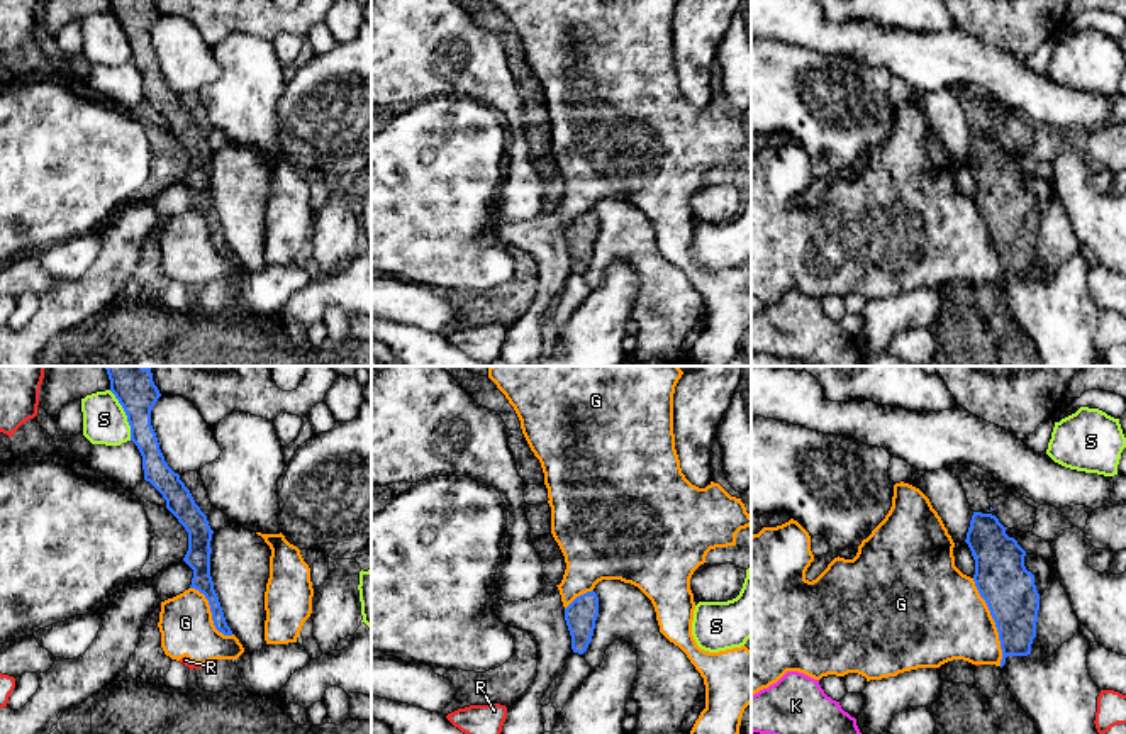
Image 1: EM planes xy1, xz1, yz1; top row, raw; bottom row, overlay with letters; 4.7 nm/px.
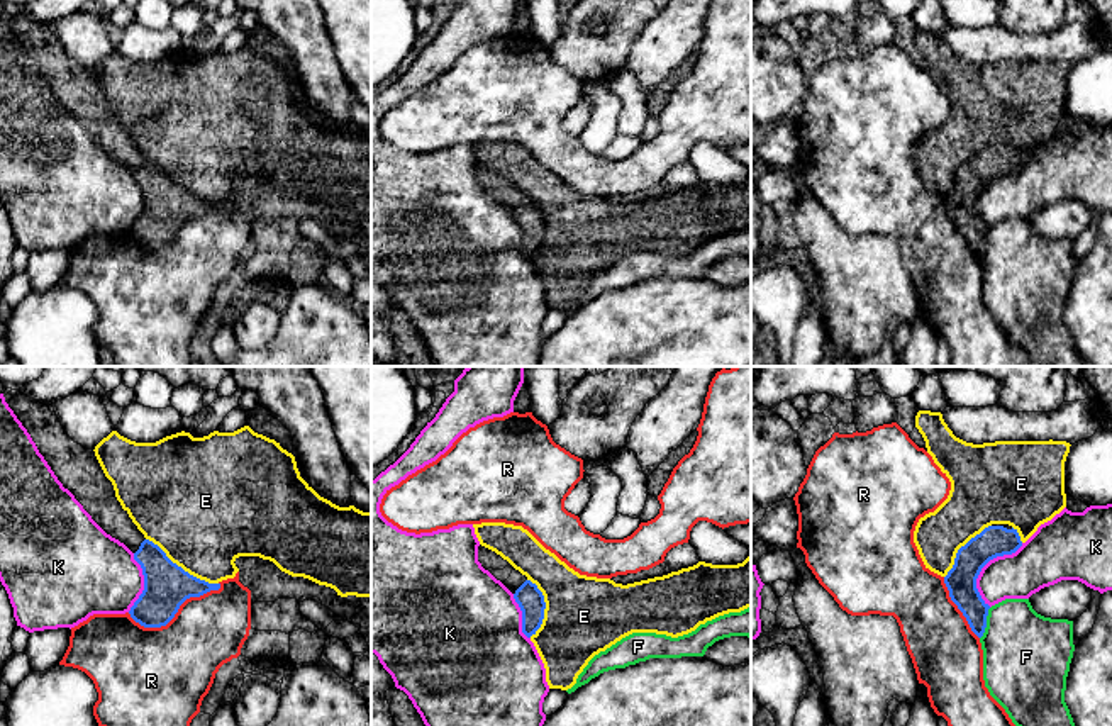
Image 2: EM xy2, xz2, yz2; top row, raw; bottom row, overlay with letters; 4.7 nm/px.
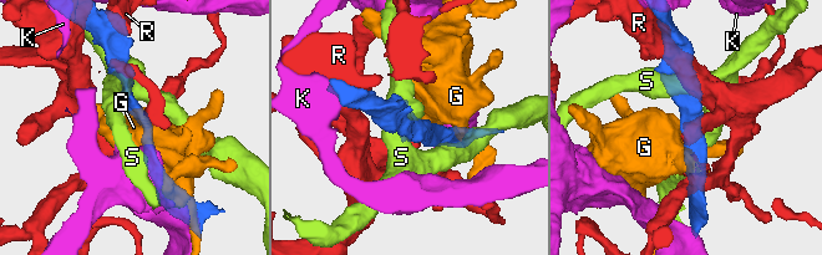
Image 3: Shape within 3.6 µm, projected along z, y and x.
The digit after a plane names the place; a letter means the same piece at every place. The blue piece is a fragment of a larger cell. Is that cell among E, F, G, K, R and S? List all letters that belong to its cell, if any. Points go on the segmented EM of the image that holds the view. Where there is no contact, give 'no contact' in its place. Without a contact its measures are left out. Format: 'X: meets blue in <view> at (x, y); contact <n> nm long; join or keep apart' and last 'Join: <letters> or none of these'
E: meets blue in xy2 at (180, 567); contact 400 nm long; keep apart
F: meets blue in yz2 at (985, 623); contact 160 nm long; keep apart
G: meets blue in yz1 at (994, 621); contact 440 nm long; keep apart
K: meets blue in yz2 at (984, 565); contact 340 nm long; keep apart
R: meets blue in xy2 at (177, 611); contact 460 nm long; keep apart
S: meets blue in xy1 at (126, 414); contact 260 nm long; keep apart
Join: none of these

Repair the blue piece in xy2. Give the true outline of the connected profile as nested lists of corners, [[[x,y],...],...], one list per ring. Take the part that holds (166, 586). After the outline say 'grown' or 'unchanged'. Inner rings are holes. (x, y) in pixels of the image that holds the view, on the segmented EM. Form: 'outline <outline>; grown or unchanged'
outline [[[19,390],[8,392],[5,402],[63,487],[107,534],[134,553],[144,575],[144,590],[129,611],[136,623],[144,628],[166,626],[186,599],[220,589],[220,584],[208,584],[190,575],[158,544],[144,538],[117,500],[114,485],[105,477],[95,451],[75,443],[64,433],[53,405],[41,404]]]; grown

